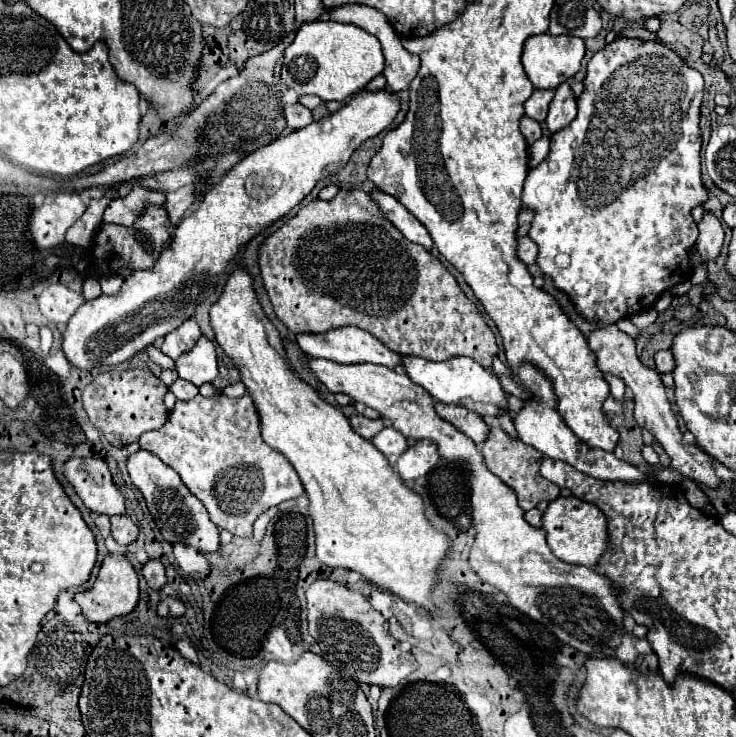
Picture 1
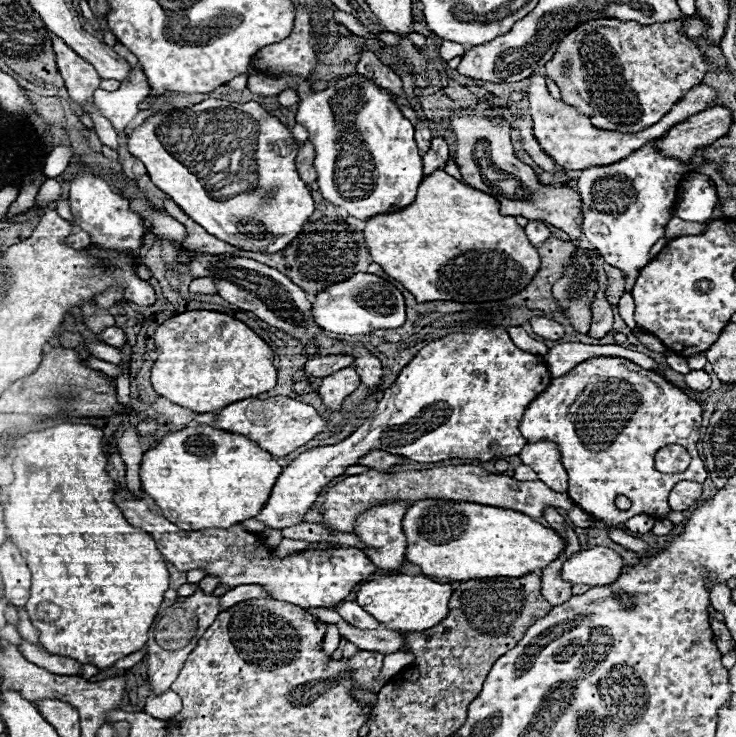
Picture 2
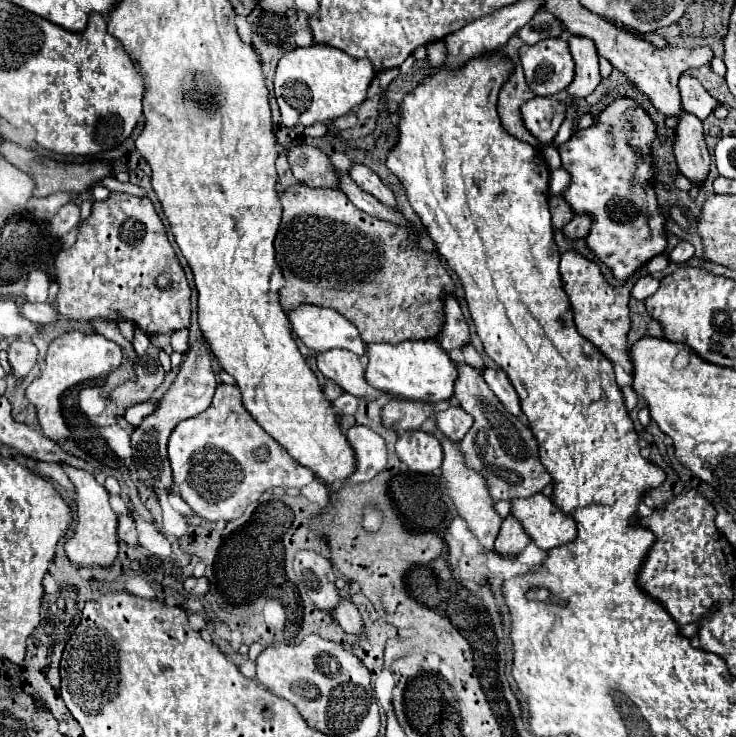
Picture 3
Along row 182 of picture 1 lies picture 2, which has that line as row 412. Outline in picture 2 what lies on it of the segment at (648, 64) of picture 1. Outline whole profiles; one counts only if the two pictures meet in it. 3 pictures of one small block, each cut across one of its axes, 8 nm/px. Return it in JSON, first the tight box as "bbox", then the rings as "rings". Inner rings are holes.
{"bbox":[520,356,708,526],"rings":[[[600,356],[584,360],[564,376],[554,378],[546,388],[546,392],[542,392],[542,396],[536,396],[528,404],[520,420],[520,432],[526,440],[552,440],[554,444],[558,444],[560,460],[570,478],[568,496],[594,520],[606,522],[608,526],[624,524],[636,514],[660,516],[660,520],[664,520],[668,512],[672,512],[668,506],[668,494],[674,488],[674,484],[682,480],[702,484],[708,478],[704,462],[698,458],[696,450],[700,428],[702,428],[702,406],[696,400],[688,398],[680,388],[666,382],[656,372],[644,370],[638,364],[616,356]],[[668,444],[680,444],[692,456],[692,462],[684,472],[664,474],[654,468],[656,452]],[[618,494],[624,494],[632,500],[630,510],[616,508],[614,500]]]}

